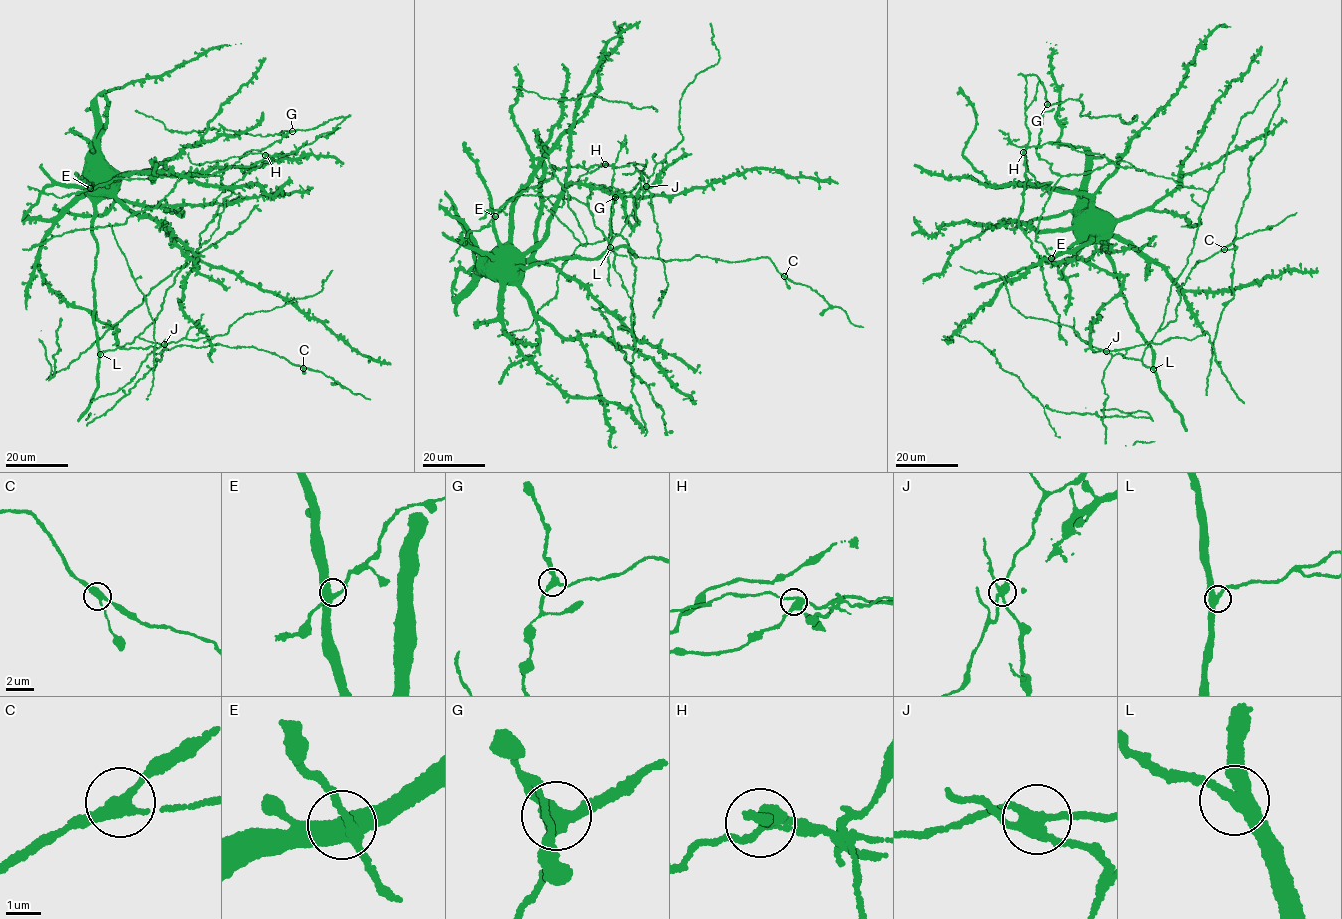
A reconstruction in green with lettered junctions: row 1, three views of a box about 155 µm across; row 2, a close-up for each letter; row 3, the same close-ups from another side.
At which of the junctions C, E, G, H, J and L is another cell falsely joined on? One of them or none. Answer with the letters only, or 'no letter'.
J

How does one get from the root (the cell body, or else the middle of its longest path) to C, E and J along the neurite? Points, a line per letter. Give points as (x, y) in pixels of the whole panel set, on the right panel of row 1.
C: (1076, 229), (1104, 248), (1152, 369), (1142, 357), (1176, 320), (1179, 287), (1200, 260), (1224, 249)
E: (1076, 229), (1077, 241), (1051, 258)
J: (1076, 229), (1078, 237), (1104, 248), (1130, 318), (1152, 348), (1153, 368), (1141, 359), (1105, 351)

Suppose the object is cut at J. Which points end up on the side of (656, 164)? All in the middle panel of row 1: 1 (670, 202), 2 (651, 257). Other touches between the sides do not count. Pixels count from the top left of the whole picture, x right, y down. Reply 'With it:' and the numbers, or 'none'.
With it: 1, 2

